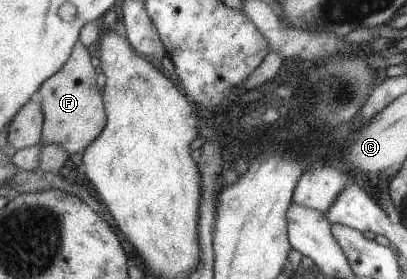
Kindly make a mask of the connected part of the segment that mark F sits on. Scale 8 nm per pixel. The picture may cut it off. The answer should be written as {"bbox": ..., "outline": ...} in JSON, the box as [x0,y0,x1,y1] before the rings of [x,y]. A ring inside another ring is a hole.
{"bbox":[39,40,107,154],"outline":[[[77,40],[69,59],[39,87],[41,96],[42,128],[40,145],[61,144],[68,148],[69,154],[83,151],[107,125],[101,93],[95,85],[95,69],[89,63],[87,46]]]}

